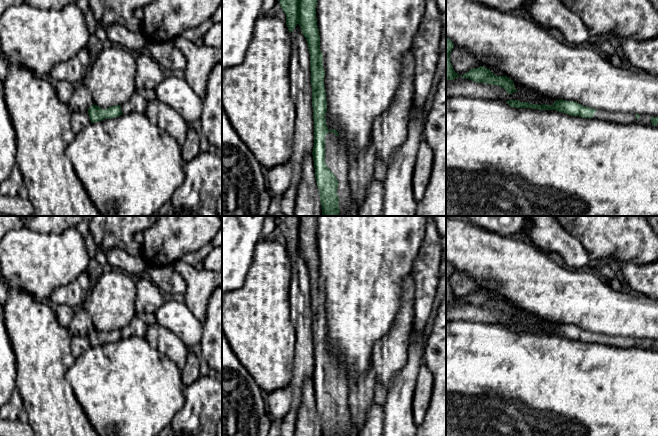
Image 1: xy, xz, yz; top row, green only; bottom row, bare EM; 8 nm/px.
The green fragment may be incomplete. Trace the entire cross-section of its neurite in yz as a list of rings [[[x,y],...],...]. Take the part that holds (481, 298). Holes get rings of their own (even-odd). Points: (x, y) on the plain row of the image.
[[[446,261],[446,305],[454,304],[457,301],[467,302],[474,306],[498,309],[506,314],[508,318],[517,316],[513,305],[507,300],[494,299],[489,293],[484,290],[473,292],[463,300],[459,300],[453,293],[450,286],[450,277],[454,272],[453,266]]]

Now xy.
[[[93,328],[88,333],[87,337],[89,338],[89,342],[92,347],[102,345],[105,342],[111,343],[122,339],[120,329],[111,330],[103,334],[99,330]]]

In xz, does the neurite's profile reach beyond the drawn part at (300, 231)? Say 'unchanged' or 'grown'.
grown

